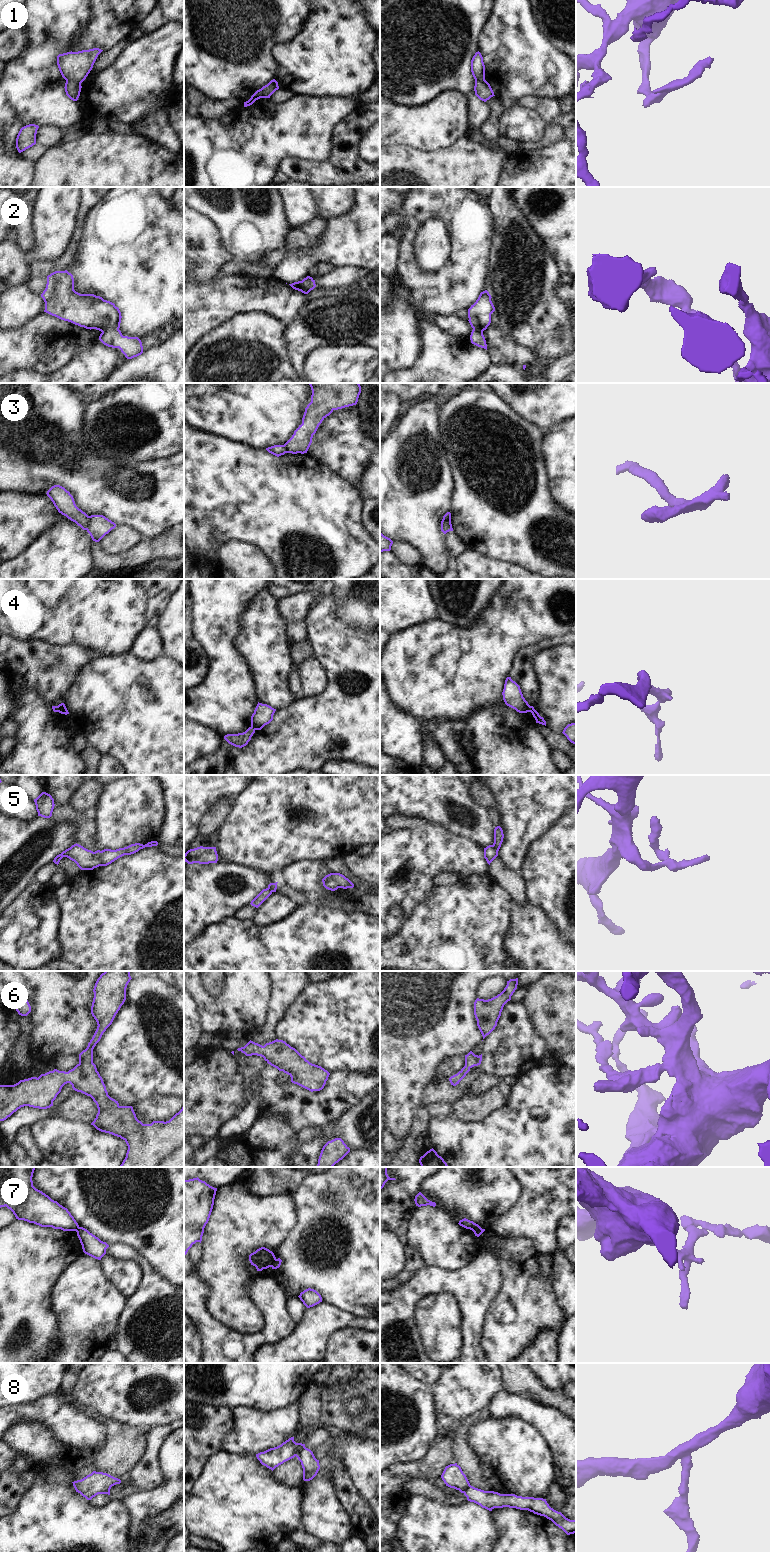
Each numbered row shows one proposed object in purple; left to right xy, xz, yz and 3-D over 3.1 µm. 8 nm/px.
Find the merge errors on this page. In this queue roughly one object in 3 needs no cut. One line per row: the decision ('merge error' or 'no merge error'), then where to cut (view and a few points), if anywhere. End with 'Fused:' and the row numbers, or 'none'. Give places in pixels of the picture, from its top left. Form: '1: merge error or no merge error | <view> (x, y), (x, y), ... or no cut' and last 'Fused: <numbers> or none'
1: merge error | xy (66, 79), (80, 83)
2: merge error | xy (118, 328), (107, 328), (102, 332)
3: merge error | xy (89, 516), (89, 522), (85, 529)
4: merge error | yz (529, 706), (530, 711)
5: merge error | yz (492, 845), (498, 850)
6: no merge error | no cut
7: merge error | xz (276, 1259), (271, 1266)
8: merge error | xz (304, 1446), (295, 1455)
Fused: 1, 2, 3, 4, 5, 7, 8

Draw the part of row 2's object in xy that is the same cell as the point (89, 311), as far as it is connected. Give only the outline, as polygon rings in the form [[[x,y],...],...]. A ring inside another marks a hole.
[[[67,270],[47,276],[41,297],[45,302],[44,312],[61,320],[101,332],[120,328],[122,316],[119,308],[100,296],[76,292],[73,275]]]

